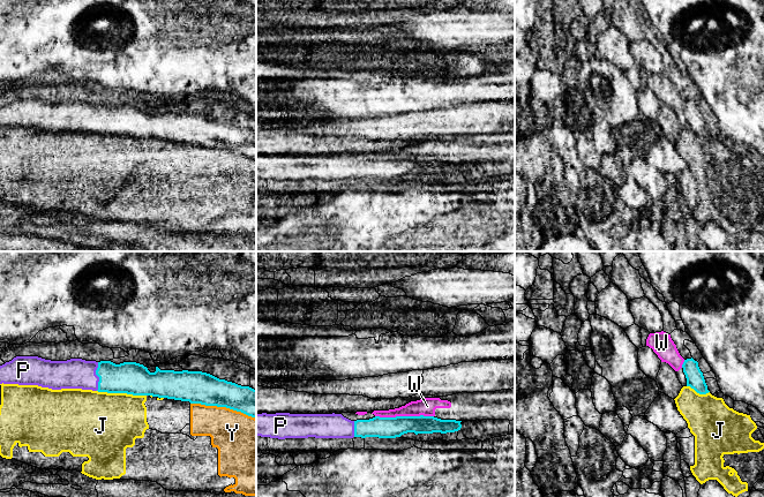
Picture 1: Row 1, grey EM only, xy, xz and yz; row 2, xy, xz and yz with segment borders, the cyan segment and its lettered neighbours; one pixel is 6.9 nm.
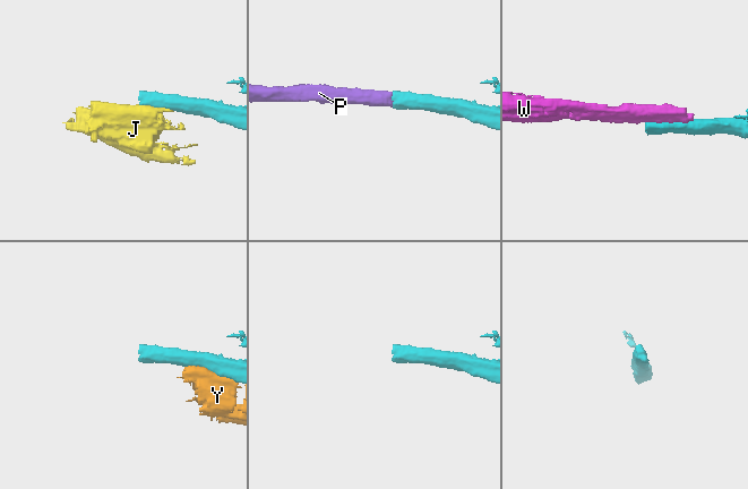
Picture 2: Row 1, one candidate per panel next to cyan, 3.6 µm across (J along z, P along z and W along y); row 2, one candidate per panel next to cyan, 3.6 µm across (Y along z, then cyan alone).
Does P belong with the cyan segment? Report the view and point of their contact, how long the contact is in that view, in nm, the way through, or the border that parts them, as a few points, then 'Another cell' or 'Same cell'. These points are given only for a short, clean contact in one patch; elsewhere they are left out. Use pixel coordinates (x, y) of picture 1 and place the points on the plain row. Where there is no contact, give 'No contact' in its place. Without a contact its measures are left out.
Touches cyan at xy (97, 117). Shared border 200 nm. Path across: xy (133, 120), (111, 120), (97, 117), (75, 114). Same cell

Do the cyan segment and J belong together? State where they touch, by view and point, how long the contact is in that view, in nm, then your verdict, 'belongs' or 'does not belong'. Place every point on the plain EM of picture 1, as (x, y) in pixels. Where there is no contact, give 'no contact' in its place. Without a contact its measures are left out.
meets cyan in xy at (121, 134); contact 340 nm long; does not belong

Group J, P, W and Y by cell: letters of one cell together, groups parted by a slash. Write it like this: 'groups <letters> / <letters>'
groups J Y / P / W

